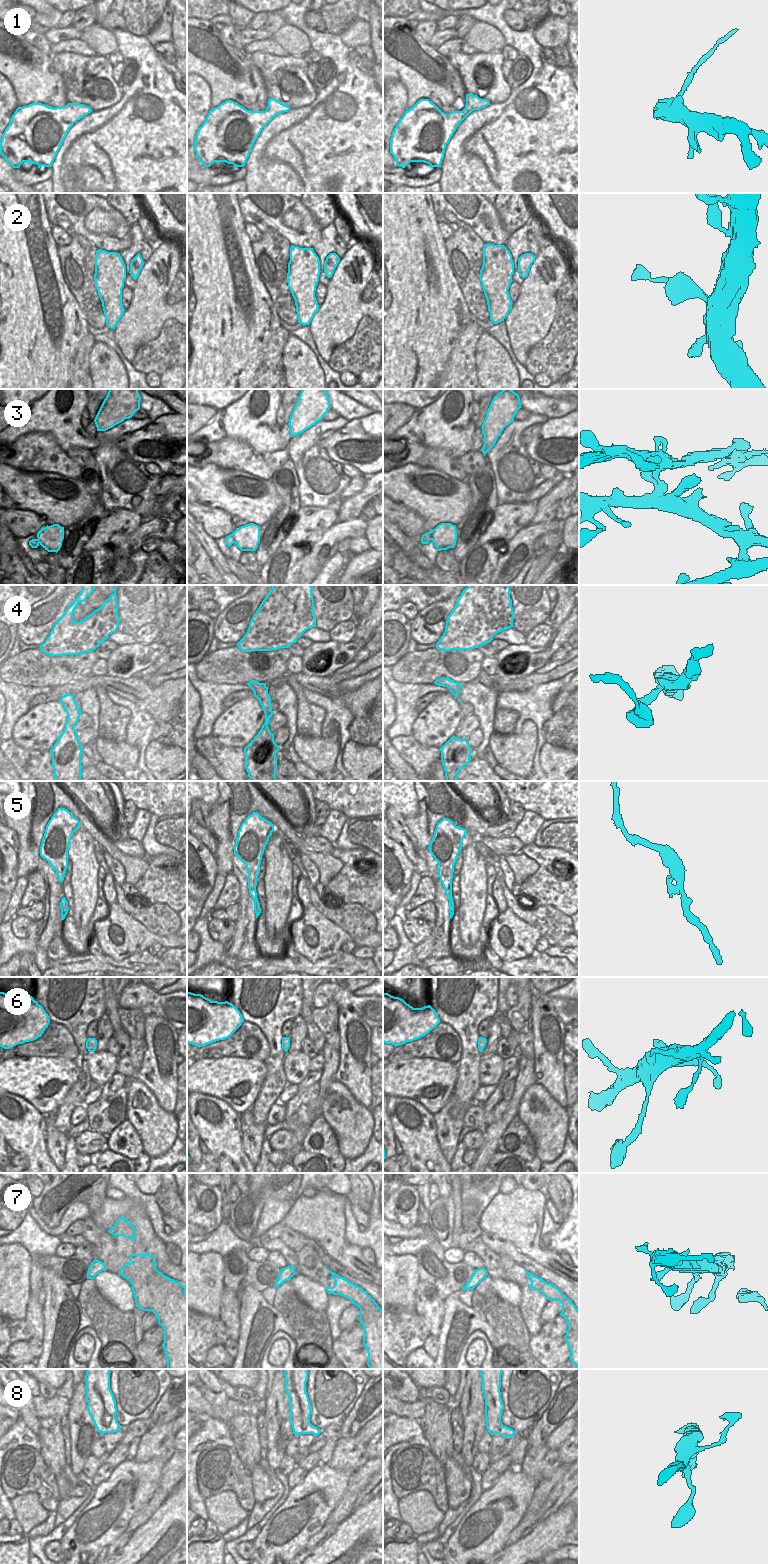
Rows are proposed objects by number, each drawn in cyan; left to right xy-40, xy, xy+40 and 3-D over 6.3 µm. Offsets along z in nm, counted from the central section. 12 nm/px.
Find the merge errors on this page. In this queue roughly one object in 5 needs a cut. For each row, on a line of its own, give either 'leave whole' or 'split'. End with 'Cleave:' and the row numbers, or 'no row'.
1: split
2: leave whole
3: leave whole
4: split
5: leave whole
6: leave whole
7: leave whole
8: leave whole
Cleave: 1, 4

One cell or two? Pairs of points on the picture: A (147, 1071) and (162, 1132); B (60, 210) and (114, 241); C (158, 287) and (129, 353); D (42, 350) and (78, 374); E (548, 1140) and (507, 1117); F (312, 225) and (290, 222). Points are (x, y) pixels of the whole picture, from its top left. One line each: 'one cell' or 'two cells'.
A: two cells
B: one cell
C: one cell
D: two cells
E: two cells
F: two cells

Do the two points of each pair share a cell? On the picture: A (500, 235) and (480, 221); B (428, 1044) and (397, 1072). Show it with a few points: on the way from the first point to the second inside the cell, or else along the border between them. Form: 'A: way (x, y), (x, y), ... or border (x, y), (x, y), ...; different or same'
A: way (495, 231), (485, 222); same
B: border (436, 1058), (407, 1058), (398, 1059), (393, 1062); different

